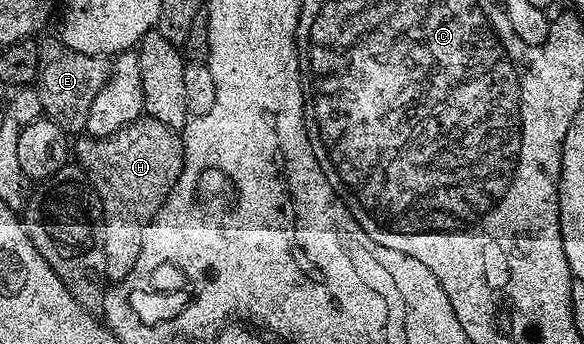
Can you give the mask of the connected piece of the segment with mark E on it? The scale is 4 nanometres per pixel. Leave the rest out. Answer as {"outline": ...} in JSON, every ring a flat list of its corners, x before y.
{"outline":[[59,36,47,38,44,42,40,41,38,56,37,89,41,96,44,115,57,123,68,136,86,131,89,108,93,108,97,92,101,92,101,88,107,82,108,59,85,56,85,52,73,52,73,48,66,46]]}

